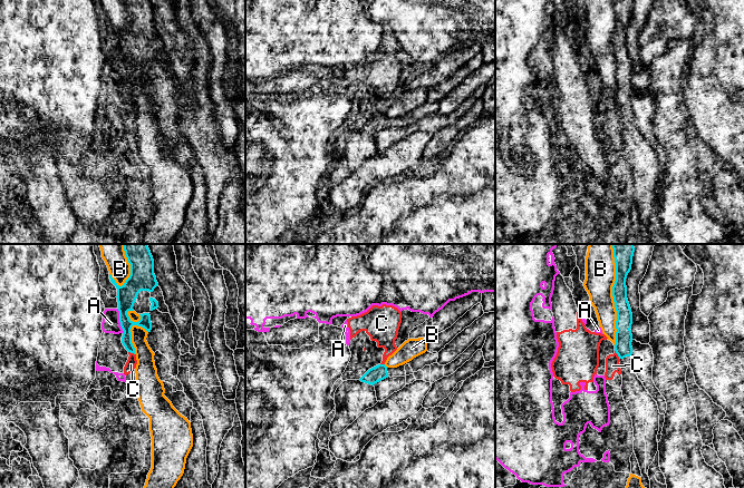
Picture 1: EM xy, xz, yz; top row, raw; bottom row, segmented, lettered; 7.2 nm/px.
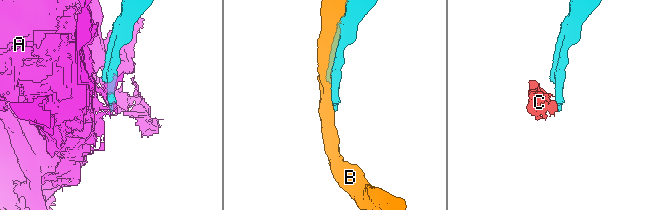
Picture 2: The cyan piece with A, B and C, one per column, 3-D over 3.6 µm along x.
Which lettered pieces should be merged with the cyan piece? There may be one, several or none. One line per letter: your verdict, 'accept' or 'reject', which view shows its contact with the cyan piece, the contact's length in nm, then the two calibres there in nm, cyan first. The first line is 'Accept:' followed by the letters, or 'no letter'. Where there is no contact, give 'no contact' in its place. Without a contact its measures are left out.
Accept: no letter
A: reject; contact in xy; length 190 nm; calibres 140 and 130 nm
B: reject; contact in yz; length 700 nm; calibres 120 and 220 nm
C: reject; contact in yz; length 80 nm; calibres 130 and 110 nm

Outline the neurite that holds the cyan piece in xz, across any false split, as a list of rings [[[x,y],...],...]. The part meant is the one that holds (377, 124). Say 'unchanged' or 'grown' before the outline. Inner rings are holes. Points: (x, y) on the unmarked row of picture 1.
grown; [[[428,103],[414,108],[412,111],[397,118],[387,118],[385,115],[378,115],[369,119],[359,130],[361,133],[374,136],[375,134],[388,127],[406,127],[422,120],[425,116],[436,114],[438,109],[437,103]]]

